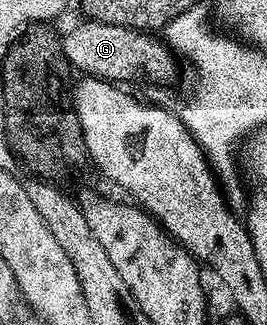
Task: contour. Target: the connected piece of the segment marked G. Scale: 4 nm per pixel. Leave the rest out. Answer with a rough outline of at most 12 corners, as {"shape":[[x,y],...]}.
{"shape":[[82,19],[61,36],[85,76],[169,84],[178,57],[164,39]]}

